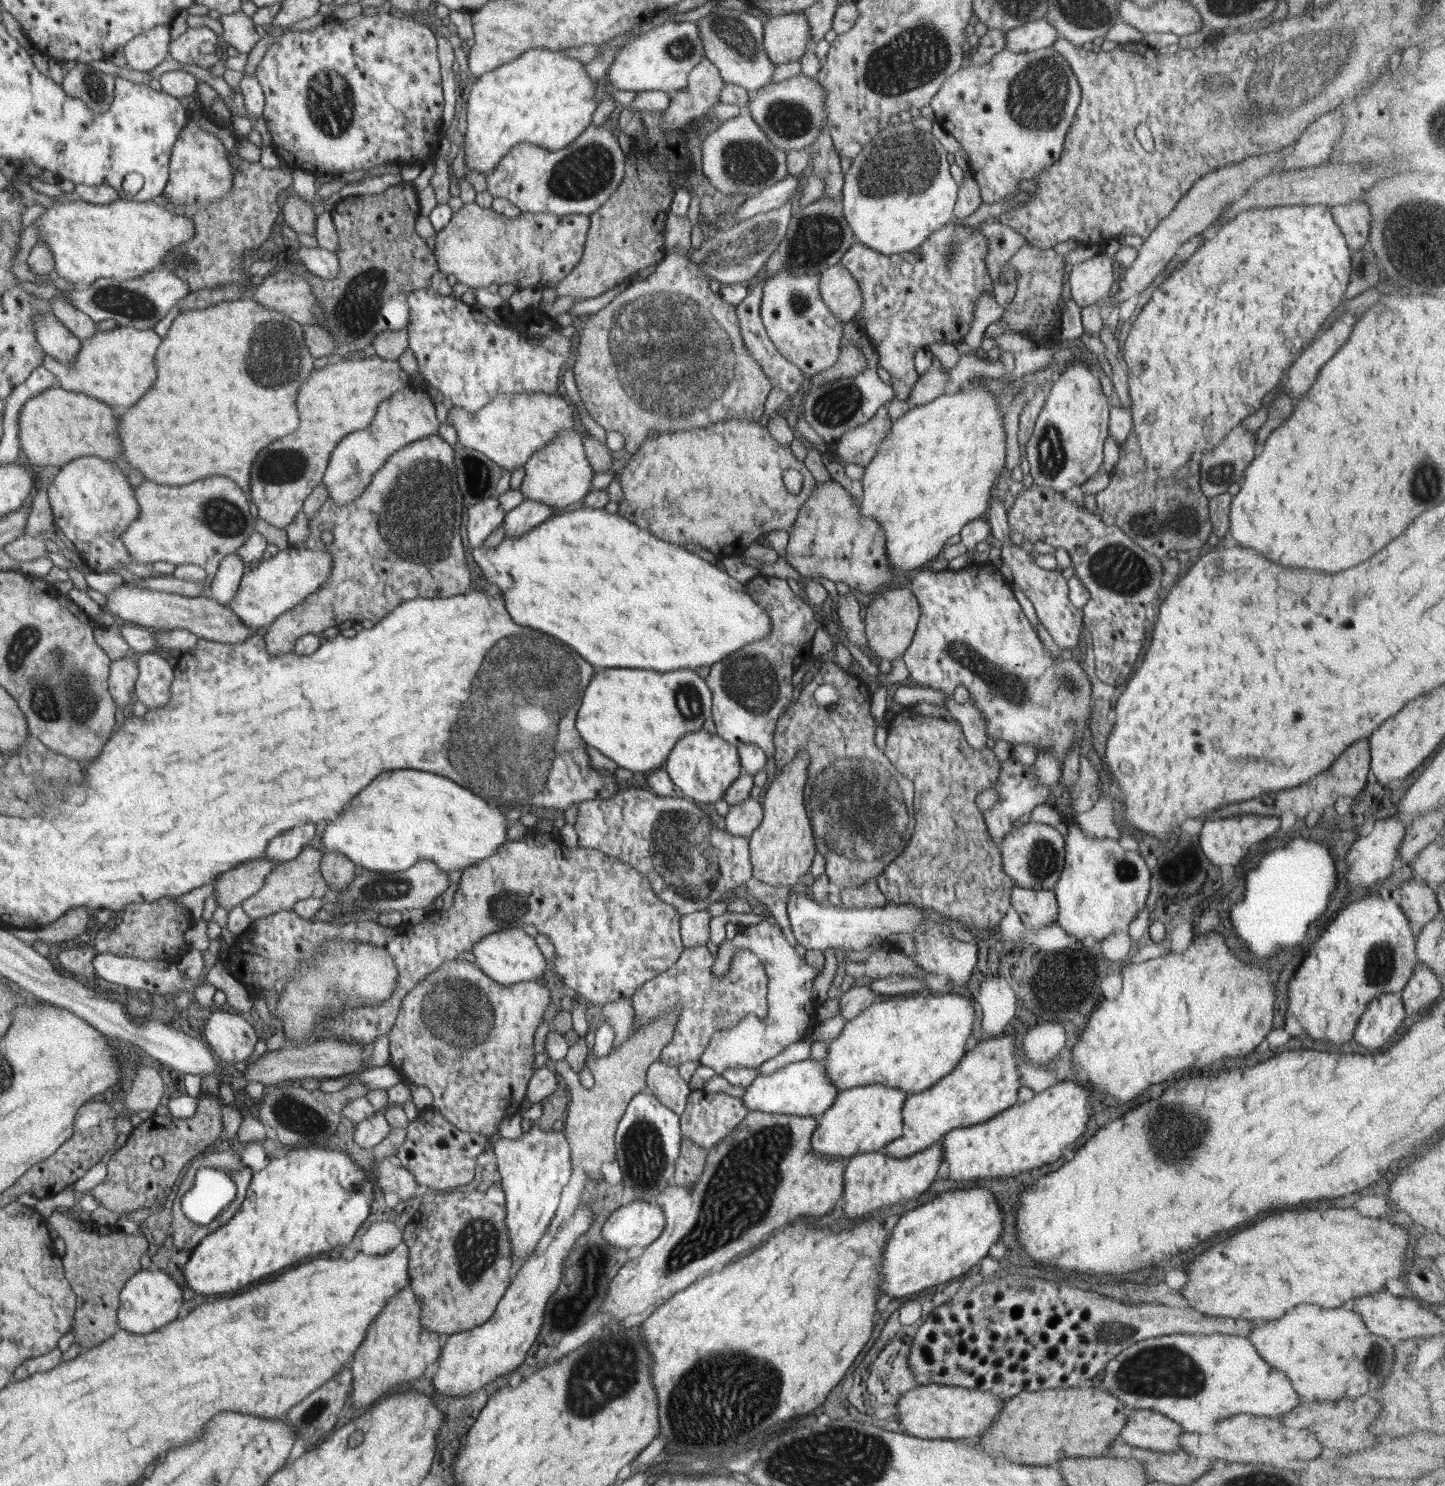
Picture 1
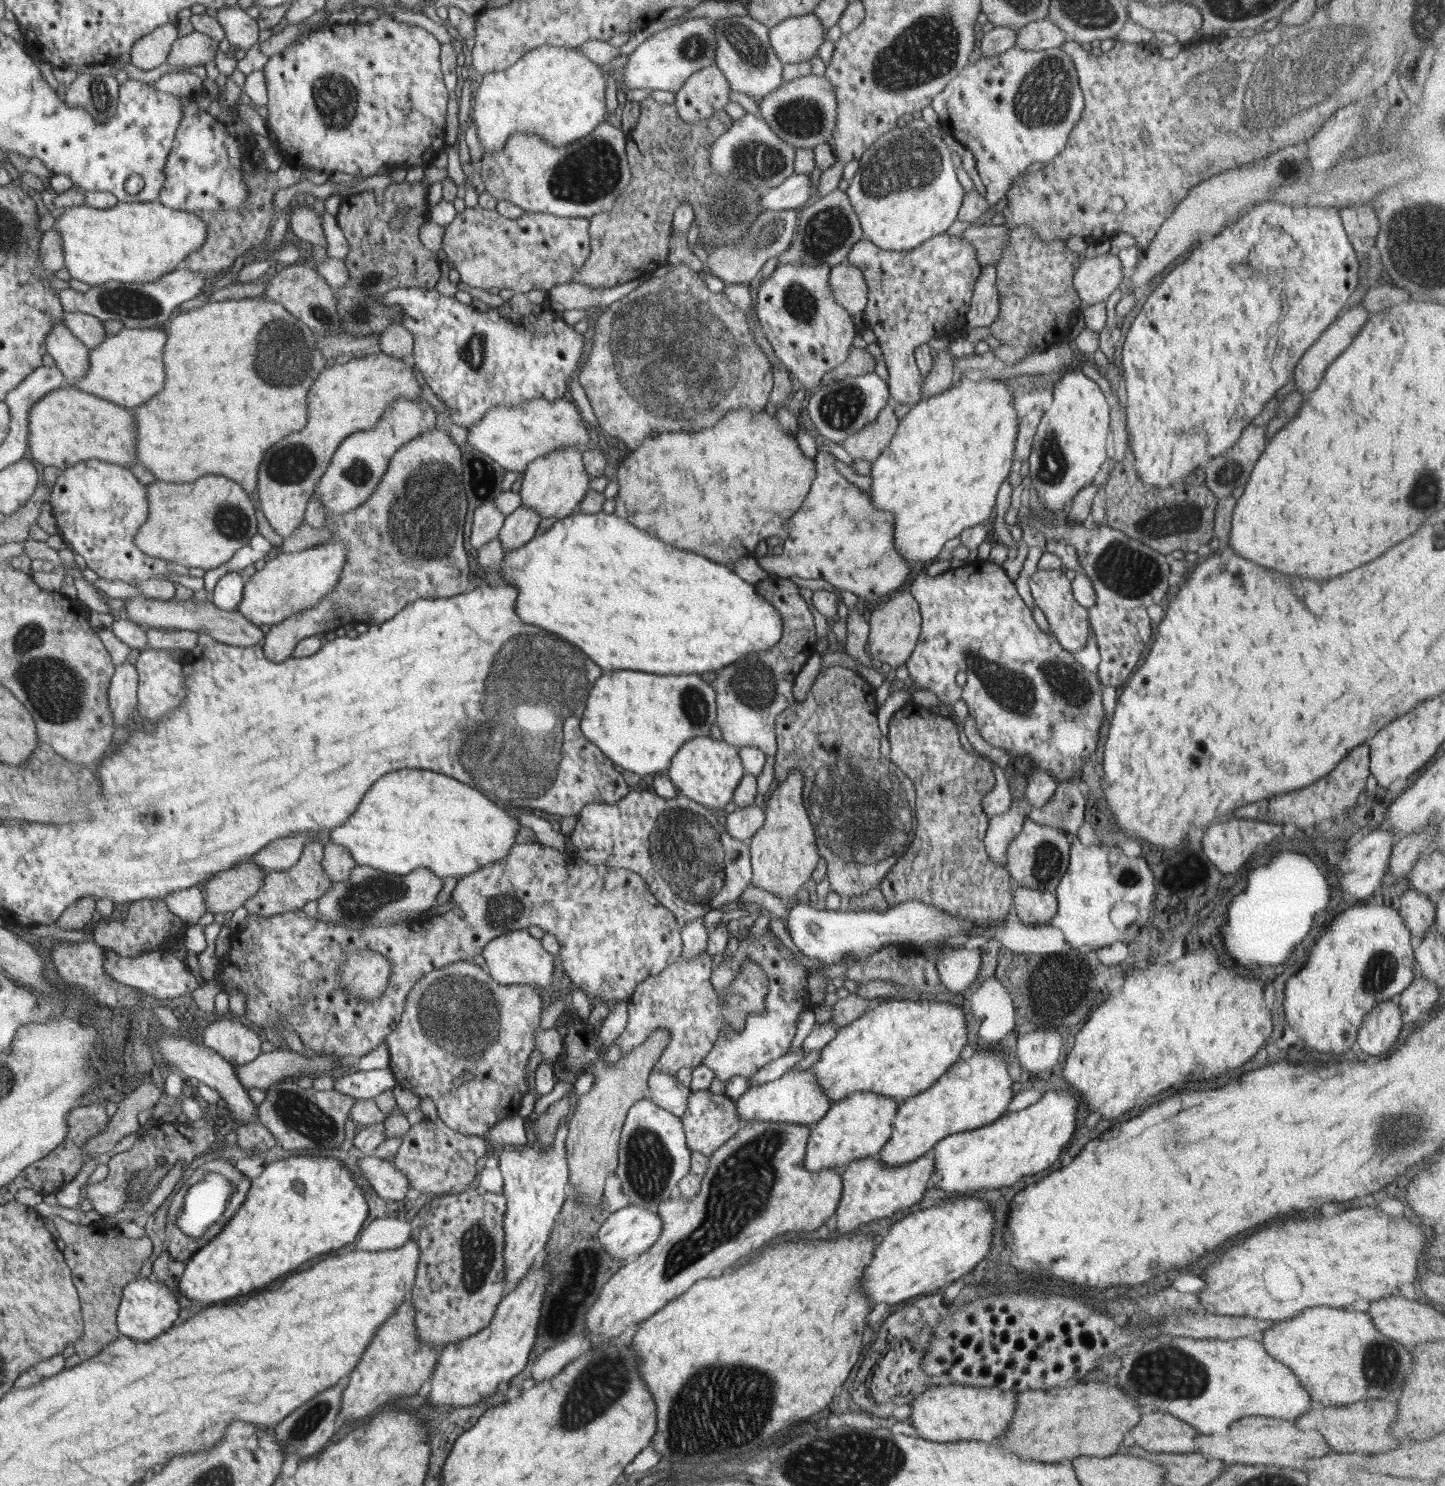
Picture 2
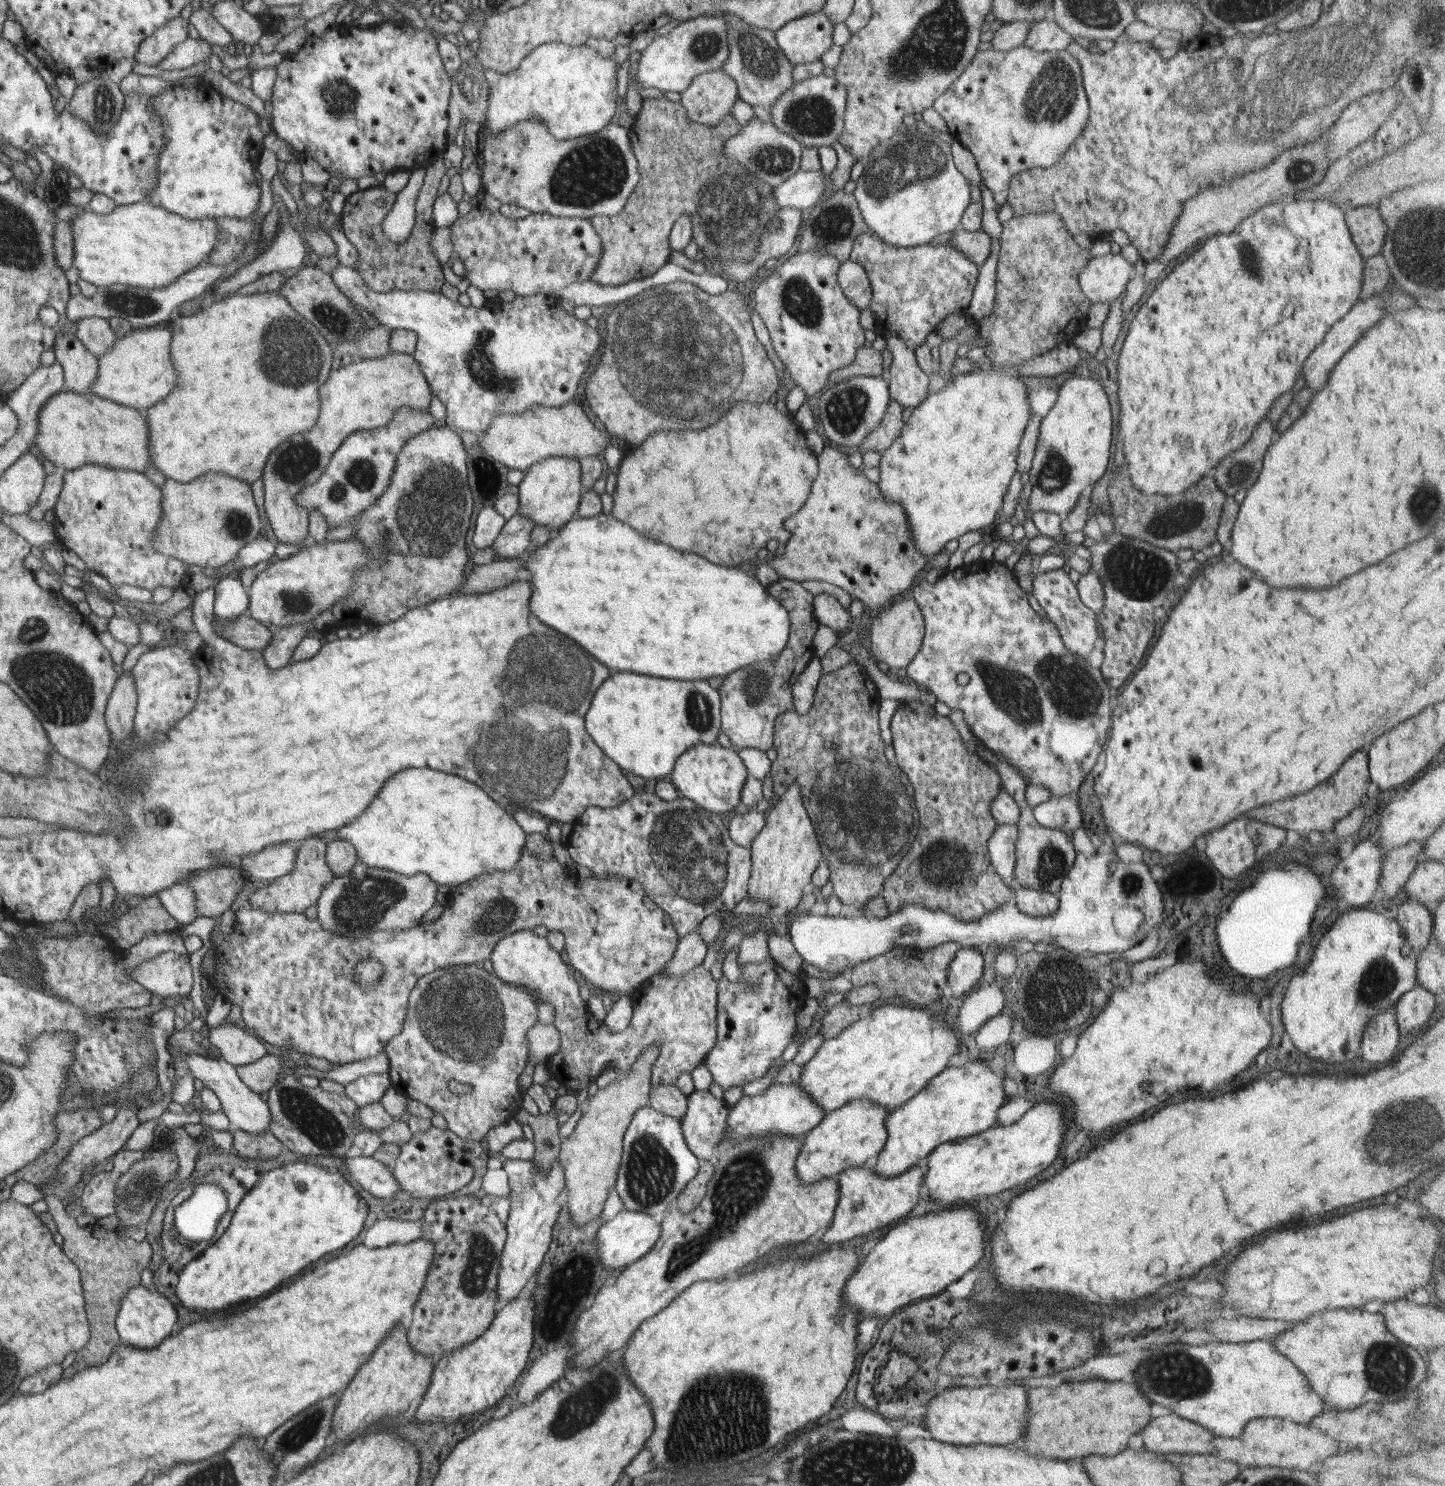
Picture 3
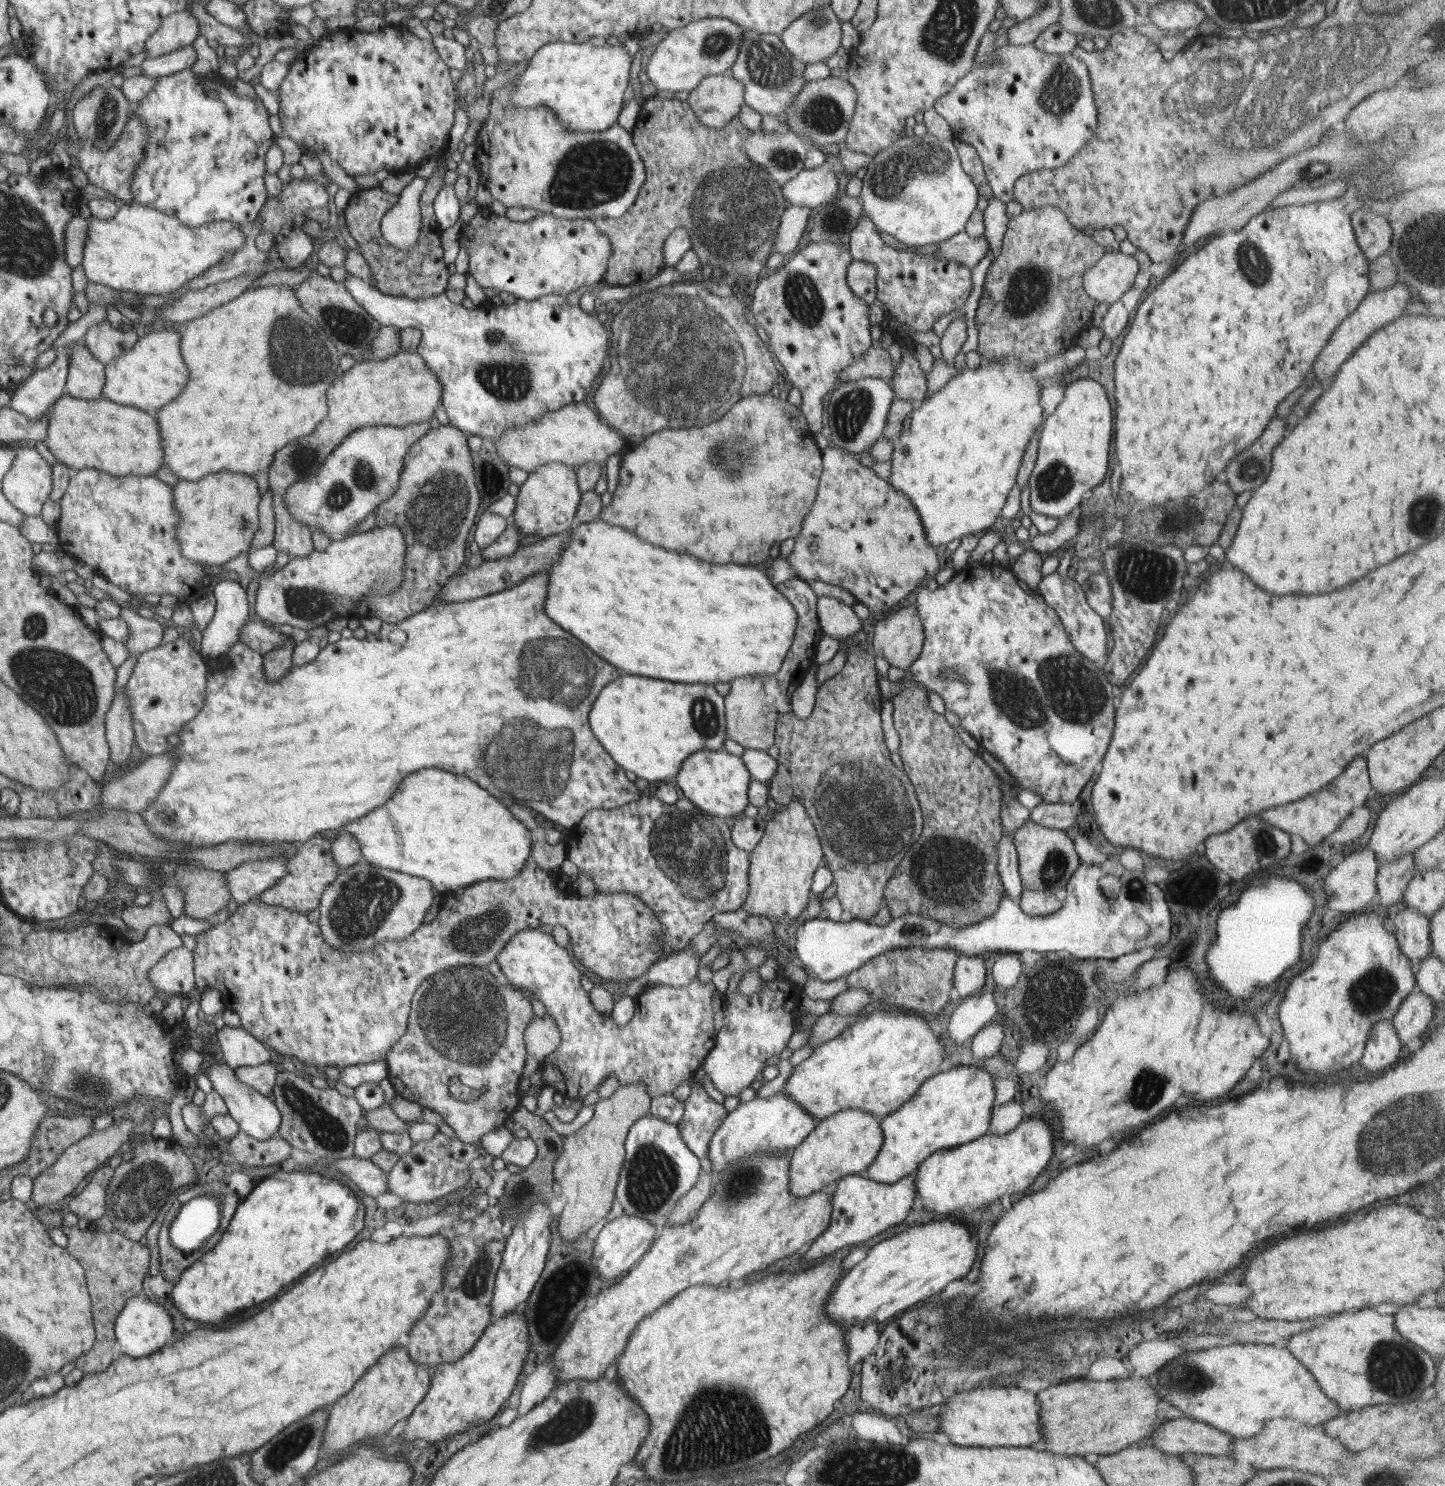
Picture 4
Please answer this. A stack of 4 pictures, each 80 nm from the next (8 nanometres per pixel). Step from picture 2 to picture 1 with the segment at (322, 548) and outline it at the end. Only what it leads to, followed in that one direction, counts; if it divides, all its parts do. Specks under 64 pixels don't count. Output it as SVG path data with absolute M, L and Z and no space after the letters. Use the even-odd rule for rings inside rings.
M287 548L280 550L269 559L248 565L234 598L226 606L230 607L245 622L245 625L253 630L260 626L272 625L284 613L291 611L297 604L316 593L329 580L333 572L333 561L331 552L326 549Z

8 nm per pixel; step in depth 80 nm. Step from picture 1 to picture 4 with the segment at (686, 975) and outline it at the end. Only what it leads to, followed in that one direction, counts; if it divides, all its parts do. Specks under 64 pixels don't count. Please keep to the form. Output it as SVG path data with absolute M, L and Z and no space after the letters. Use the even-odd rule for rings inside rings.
M534 928L524 929L512 937L496 959L502 972L513 985L527 988L538 996L562 1031L562 1044L554 1053L544 1058L541 1064L542 1086L552 1086L565 1098L579 1100L597 1090L609 1076L616 1076L621 1086L643 1080L647 1086L647 1093L654 1097L674 1092L682 1082L694 1076L712 1050L717 1035L712 1007L715 986L712 982L700 983L695 976L688 986L651 986L634 997L636 1010L633 1017L625 1025L617 1025L612 1016L594 1010L592 1002L588 1000L589 992L584 992L580 986L580 970L572 957L570 946L560 946L552 934Z

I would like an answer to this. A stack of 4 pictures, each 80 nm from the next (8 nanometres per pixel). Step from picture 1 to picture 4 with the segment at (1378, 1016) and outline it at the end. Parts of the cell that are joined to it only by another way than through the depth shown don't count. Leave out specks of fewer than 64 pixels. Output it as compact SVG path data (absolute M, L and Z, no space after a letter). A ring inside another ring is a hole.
M1392 1019L1381 1020L1371 1028L1360 1062L1368 1072L1378 1075L1401 1060L1402 1046Z

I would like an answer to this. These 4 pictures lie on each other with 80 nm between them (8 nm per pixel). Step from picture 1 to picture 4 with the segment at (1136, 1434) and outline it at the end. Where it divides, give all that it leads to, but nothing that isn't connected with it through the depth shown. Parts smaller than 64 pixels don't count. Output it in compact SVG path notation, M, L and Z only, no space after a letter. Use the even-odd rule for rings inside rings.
M1197 1420L1158 1423L1151 1432L1154 1444L1168 1455L1203 1454L1228 1455L1234 1437Z

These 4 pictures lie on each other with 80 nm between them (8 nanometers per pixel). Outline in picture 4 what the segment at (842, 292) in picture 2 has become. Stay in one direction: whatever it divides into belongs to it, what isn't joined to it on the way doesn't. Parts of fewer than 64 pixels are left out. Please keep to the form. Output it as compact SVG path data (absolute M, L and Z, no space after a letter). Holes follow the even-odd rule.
M853 260L848 266L846 284L854 294L863 298L869 306L877 298L876 268L868 262Z

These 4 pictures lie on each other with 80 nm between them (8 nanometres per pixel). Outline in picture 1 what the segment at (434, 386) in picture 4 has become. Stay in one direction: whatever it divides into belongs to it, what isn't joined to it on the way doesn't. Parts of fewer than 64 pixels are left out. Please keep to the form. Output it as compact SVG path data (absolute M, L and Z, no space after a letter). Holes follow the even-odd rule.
M372 355L365 359L346 359L330 361L320 370L313 370L310 377L300 391L298 391L297 407L301 416L299 428L286 437L279 438L264 448L264 454L256 458L256 470L252 470L250 496L258 508L259 517L271 526L278 529L286 529L292 523L292 516L296 516L308 498L308 494L322 482L324 470L328 466L330 452L347 434L368 428L375 418L381 402L390 398L394 393L408 389L411 376L408 375L397 361L383 359L378 355Z

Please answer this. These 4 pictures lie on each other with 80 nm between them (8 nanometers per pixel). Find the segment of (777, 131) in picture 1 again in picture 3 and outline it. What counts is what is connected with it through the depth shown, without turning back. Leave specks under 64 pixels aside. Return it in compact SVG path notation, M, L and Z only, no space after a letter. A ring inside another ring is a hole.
M832 74L814 75L795 82L792 88L789 88L772 106L772 123L774 123L782 132L793 136L803 147L832 146L839 140L843 133L844 117L847 109L848 91L844 85L841 85Z

